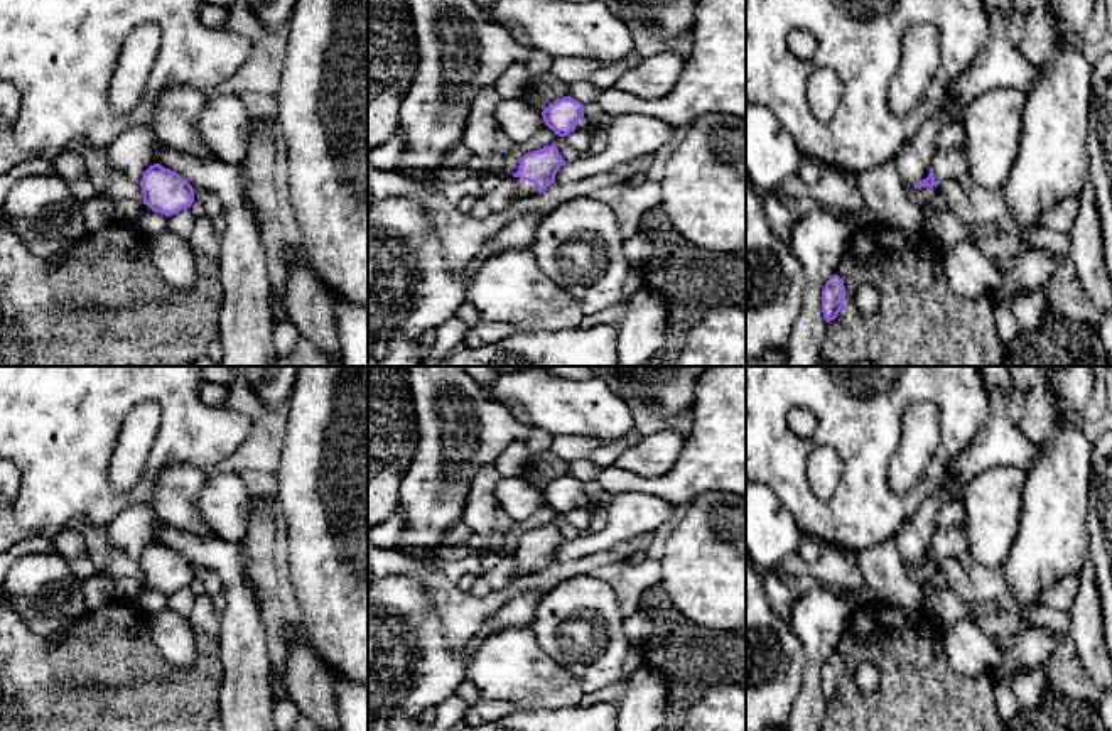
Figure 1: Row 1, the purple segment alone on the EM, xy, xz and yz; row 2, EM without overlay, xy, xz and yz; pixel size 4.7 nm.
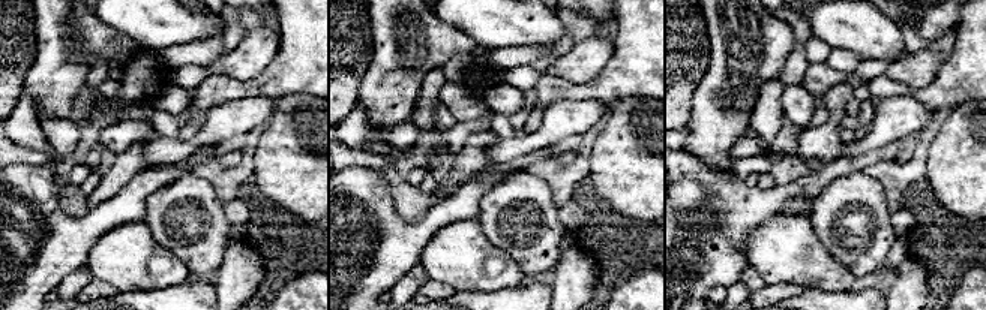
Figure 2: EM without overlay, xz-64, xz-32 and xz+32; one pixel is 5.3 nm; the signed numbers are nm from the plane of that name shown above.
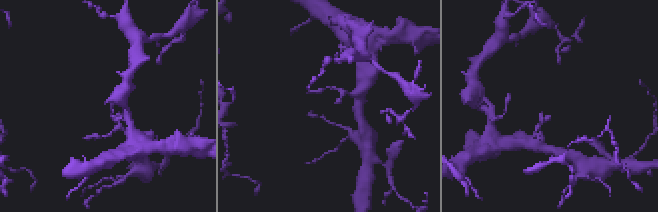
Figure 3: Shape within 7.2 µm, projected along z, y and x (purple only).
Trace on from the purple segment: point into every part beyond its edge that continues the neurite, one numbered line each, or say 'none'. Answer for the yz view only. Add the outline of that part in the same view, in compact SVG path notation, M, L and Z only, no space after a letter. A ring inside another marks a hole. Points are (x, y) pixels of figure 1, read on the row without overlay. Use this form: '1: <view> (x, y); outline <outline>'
1: yz (949, 542); outline M962 527L937 530L933 544L935 559L960 557L964 552L967 552L967 537Z

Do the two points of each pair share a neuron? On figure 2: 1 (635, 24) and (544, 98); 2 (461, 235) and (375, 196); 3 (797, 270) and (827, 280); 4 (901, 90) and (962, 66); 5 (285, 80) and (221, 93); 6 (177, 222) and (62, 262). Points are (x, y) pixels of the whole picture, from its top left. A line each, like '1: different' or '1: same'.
1: same
2: different
3: same
4: same
5: same
6: different

